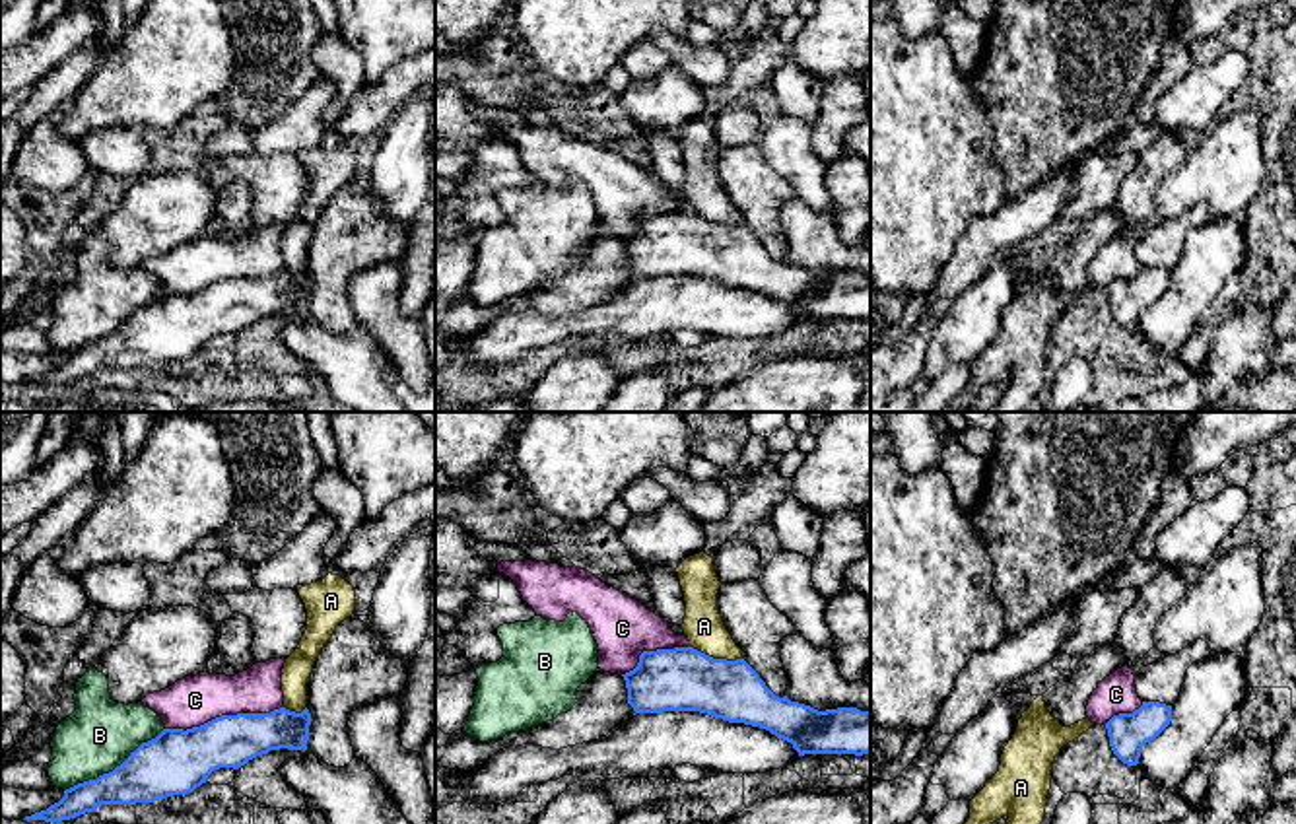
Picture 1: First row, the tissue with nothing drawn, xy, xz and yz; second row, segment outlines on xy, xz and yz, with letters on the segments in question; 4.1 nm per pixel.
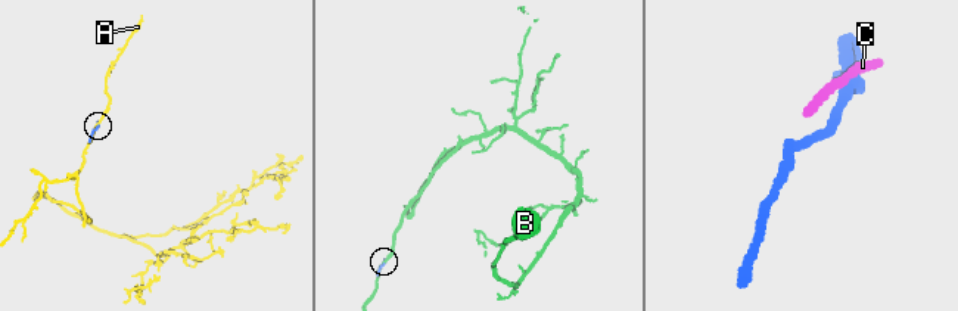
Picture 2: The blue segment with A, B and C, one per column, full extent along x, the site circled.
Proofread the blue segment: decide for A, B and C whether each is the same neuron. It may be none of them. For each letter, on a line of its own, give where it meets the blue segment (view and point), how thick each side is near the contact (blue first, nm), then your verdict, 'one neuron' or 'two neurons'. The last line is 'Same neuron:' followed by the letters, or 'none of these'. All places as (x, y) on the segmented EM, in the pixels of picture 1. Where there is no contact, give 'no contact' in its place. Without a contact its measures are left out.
A: xz (717, 659) | 260/160 nm | two neurons
B: xy (115, 768) | 280/300 nm | two neurons
C: xy (224, 716) | 240/200 nm | two neurons
Same neuron: none of these

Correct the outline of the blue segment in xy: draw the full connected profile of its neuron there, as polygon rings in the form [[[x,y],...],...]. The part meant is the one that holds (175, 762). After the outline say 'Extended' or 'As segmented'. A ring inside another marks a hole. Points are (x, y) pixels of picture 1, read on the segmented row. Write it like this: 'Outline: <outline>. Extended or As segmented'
Outline: [[[286,707],[270,713],[222,715],[192,729],[163,729],[113,772],[78,783],[47,810],[23,820],[62,822],[99,805],[153,803],[192,793],[220,768],[241,768],[270,750],[307,750],[311,713]]]. As segmented

